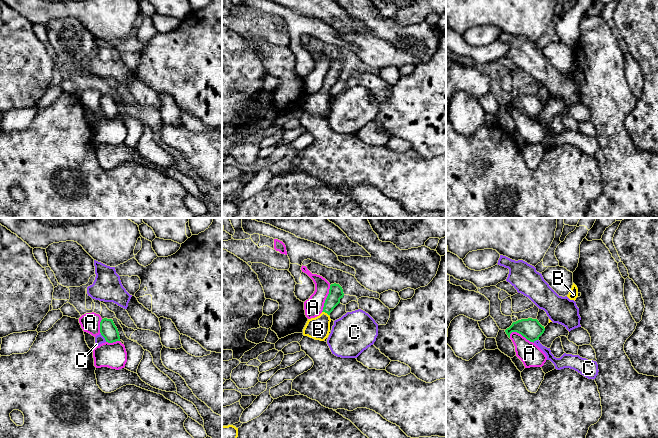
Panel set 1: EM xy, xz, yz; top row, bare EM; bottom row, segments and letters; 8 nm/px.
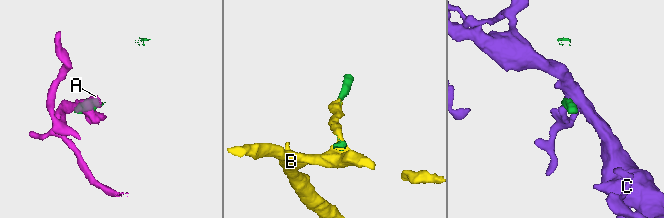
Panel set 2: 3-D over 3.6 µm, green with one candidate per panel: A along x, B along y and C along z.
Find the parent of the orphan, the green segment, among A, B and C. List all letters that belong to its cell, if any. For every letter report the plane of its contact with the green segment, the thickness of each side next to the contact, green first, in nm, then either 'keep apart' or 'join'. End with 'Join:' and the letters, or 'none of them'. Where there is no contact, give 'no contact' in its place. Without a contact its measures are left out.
A: yz | 170/180 nm | keep apart
B: xz | 110/190 nm | join
C: xy | 140/80 nm | keep apart
Join: B

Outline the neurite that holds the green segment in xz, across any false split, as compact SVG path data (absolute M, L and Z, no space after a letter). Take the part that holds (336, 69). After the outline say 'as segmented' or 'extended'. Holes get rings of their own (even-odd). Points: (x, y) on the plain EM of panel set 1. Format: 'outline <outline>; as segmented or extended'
outline M336 59L331 60L322 89L315 94L308 95L303 105L303 111L315 116L324 117L330 108L331 95L329 91L340 79L340 75L343 74L343 72L342 63Z; extended

